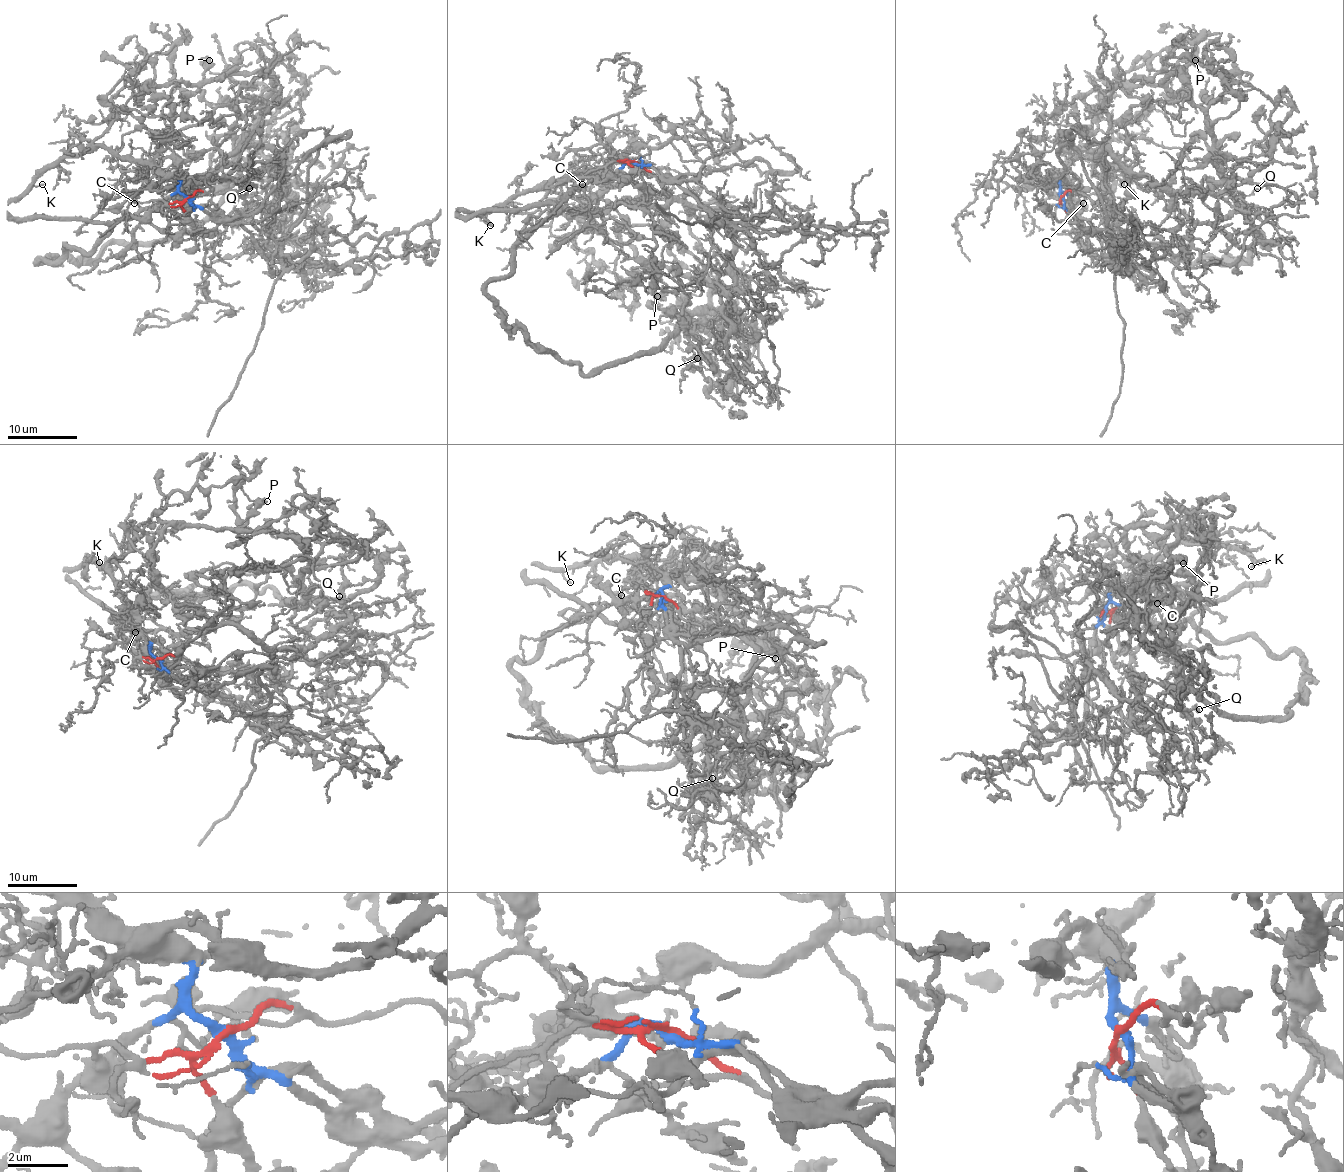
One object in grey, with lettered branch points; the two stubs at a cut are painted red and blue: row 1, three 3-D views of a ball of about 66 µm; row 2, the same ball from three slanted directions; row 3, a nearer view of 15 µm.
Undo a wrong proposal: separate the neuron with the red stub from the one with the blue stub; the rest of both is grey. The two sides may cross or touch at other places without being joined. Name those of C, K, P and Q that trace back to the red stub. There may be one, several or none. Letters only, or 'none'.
C

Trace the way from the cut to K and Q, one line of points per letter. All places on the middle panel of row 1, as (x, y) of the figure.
K: (635, 163), (609, 161), (600, 170), (539, 183), (494, 204), (480, 218), (491, 225)
Q: (635, 163), (541, 187), (640, 260), (720, 286), (687, 317), (726, 336), (697, 359)

